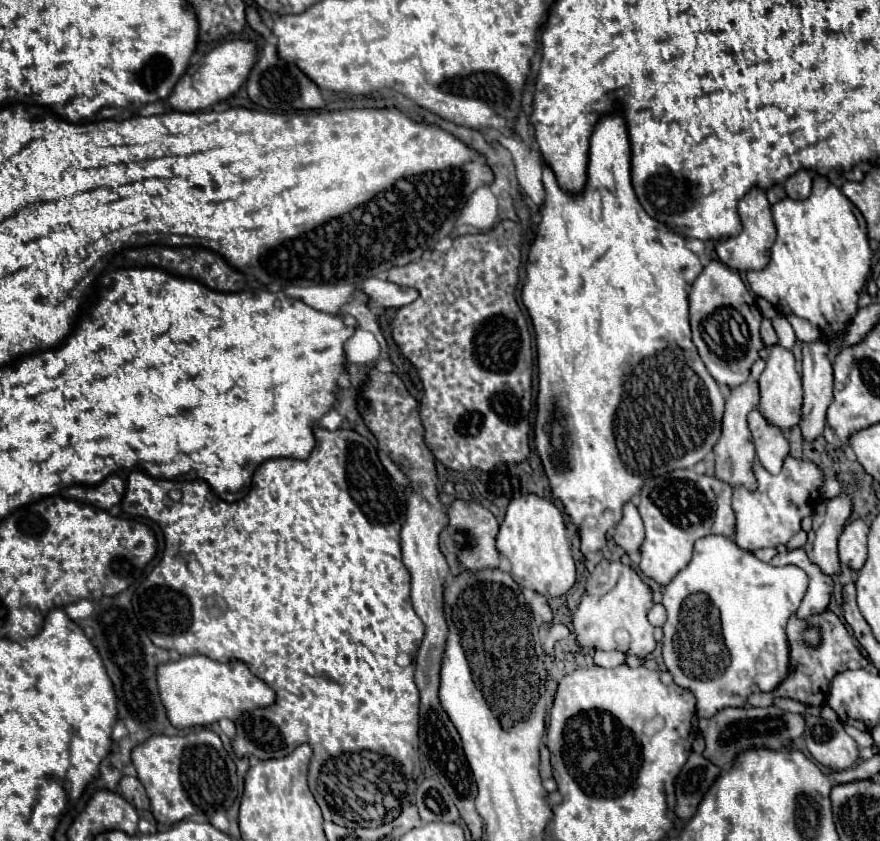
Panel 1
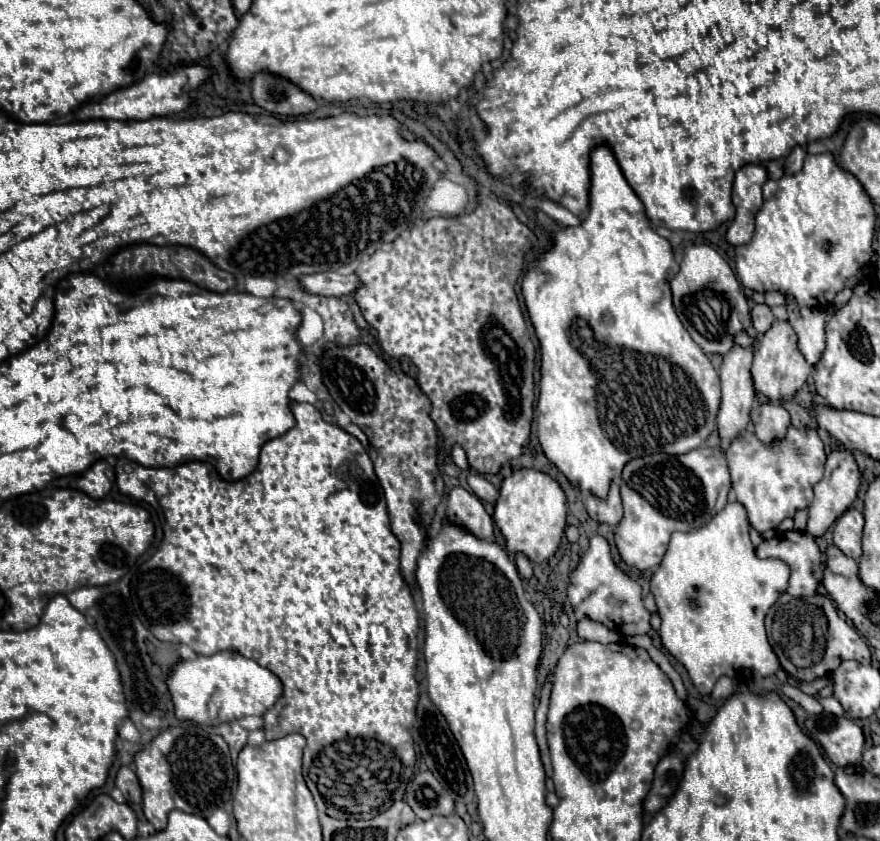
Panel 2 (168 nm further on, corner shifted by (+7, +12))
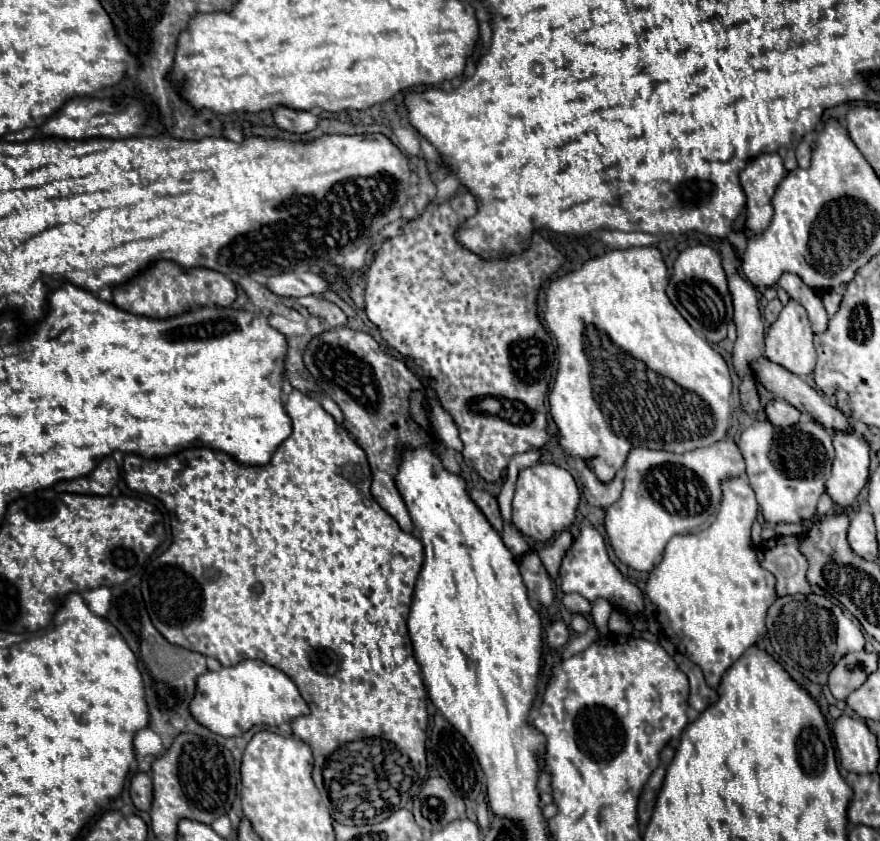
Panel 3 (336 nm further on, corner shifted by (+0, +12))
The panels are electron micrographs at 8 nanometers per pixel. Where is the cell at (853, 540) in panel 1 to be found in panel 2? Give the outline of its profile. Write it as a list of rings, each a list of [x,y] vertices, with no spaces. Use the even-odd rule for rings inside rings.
[[[855,509],[845,511],[837,519],[833,529],[835,547],[855,561],[859,561],[861,557],[861,531],[863,531],[863,515]]]

